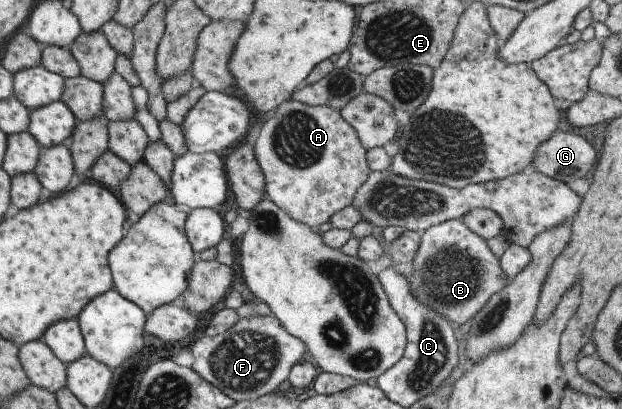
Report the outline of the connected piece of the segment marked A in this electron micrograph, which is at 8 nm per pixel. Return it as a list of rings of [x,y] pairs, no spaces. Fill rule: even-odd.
[[[290,99],[281,103],[259,126],[261,131],[252,149],[265,179],[266,198],[276,207],[294,221],[316,231],[319,225],[329,222],[337,211],[351,205],[355,191],[363,185],[370,170],[366,150],[361,147],[355,129],[337,111],[327,105],[307,106]]]

